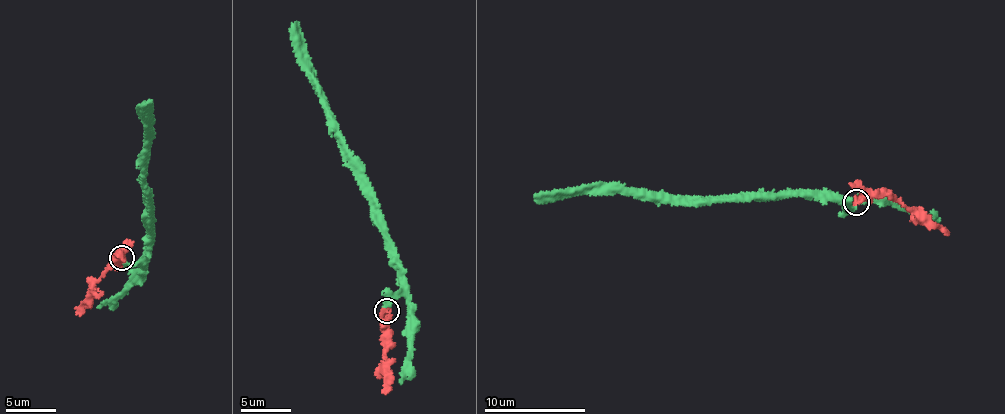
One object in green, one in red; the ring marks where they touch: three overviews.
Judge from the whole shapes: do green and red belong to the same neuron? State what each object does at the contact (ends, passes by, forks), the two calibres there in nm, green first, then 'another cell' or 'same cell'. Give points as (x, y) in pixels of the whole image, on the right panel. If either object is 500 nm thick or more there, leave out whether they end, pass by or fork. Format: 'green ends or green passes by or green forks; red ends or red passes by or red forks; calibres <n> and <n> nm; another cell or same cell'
green ends; red ends; calibres 340 and 280 nm; another cell

